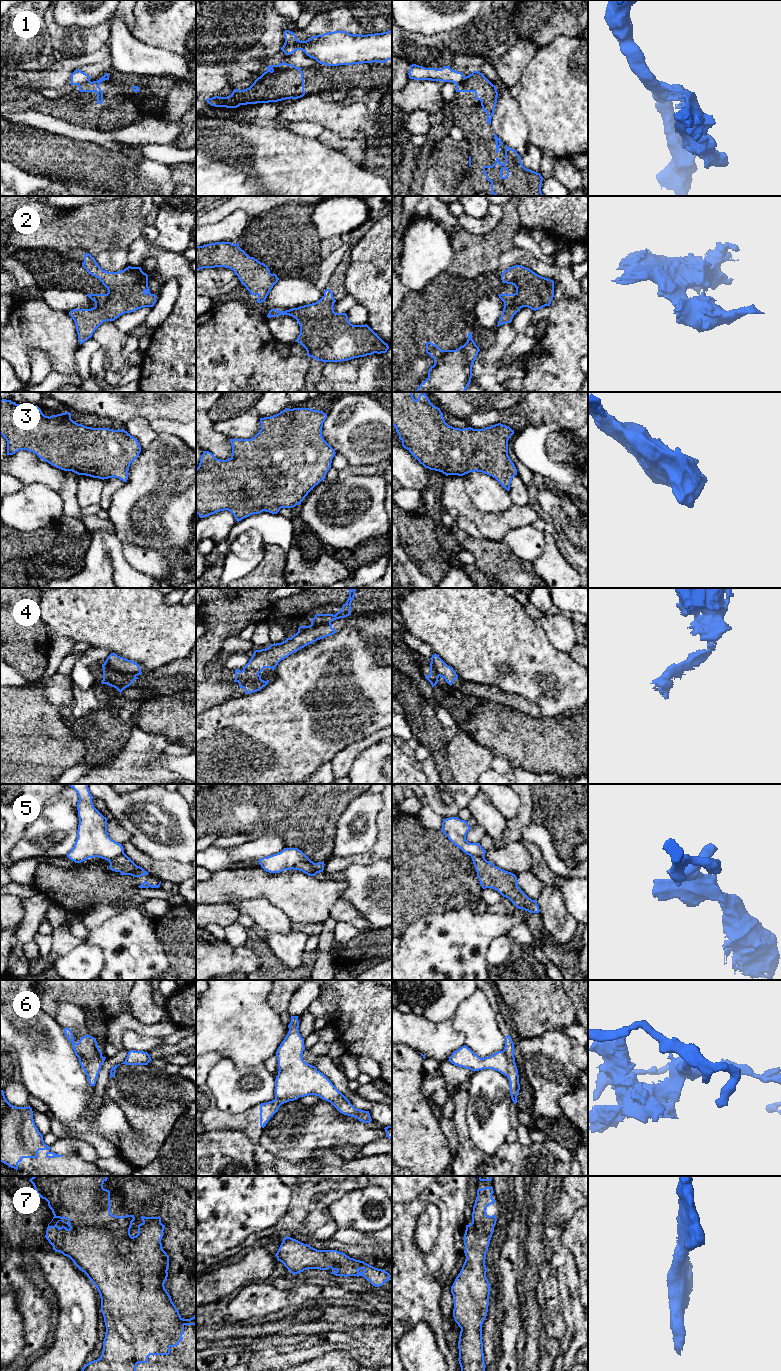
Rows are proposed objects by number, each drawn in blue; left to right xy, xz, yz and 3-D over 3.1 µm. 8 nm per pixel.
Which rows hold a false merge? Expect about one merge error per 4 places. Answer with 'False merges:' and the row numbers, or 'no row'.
False merges: 1, 4, 5

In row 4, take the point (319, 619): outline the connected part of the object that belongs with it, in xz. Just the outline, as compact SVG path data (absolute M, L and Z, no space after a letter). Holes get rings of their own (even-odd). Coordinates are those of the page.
M348 588L349 589L349 597L346 601L346 603L342 606L341 610L338 611L335 615L333 614L316 614L314 618L311 619L311 625L310 626L300 626L298 628L299 632L306 631L308 629L314 628L316 626L320 626L323 624L326 624L328 622L332 622L333 620L345 618L349 615L351 615L350 611L352 609L351 603L355 596L356 589Z

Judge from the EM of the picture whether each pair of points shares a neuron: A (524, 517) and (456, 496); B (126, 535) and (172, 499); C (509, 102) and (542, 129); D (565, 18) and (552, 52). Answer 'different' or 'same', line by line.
A: same
B: same
C: different
D: different

